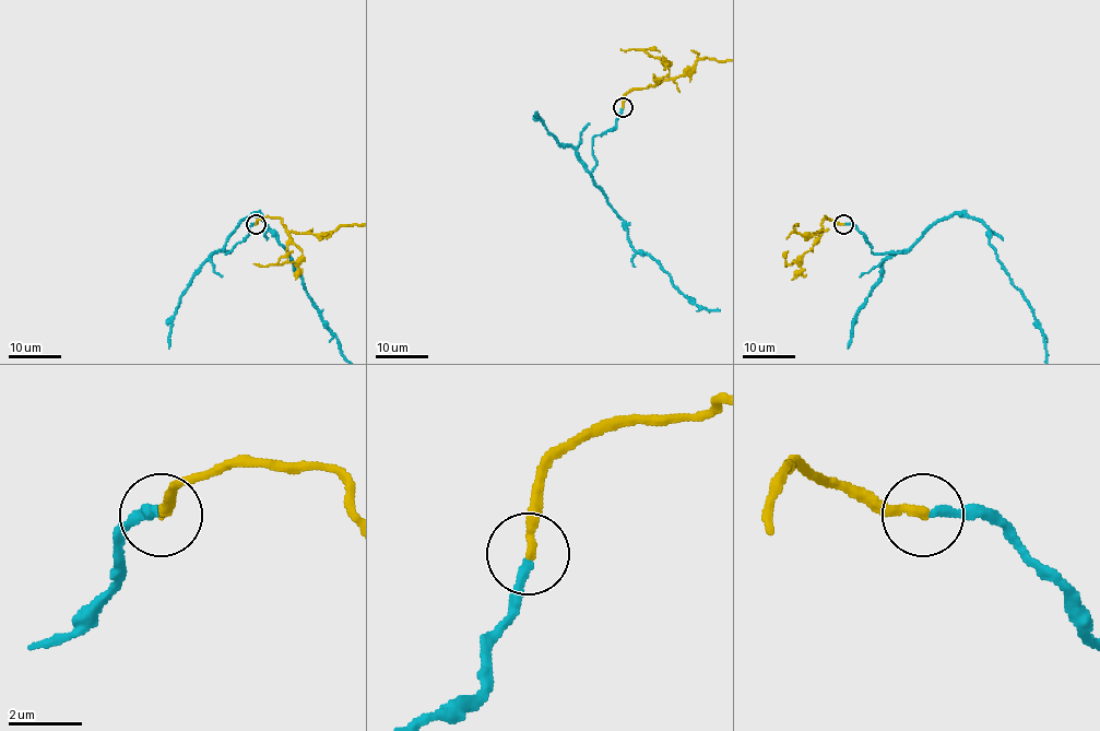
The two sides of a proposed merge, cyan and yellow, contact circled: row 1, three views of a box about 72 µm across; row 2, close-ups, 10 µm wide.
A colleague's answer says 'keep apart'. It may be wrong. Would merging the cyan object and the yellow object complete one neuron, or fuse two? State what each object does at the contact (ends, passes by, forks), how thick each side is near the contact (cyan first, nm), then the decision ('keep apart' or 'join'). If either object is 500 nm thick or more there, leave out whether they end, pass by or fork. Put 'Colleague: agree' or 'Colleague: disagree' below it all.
cyan ends | yellow ends | 240/240 nm | join
Colleague: disagree

